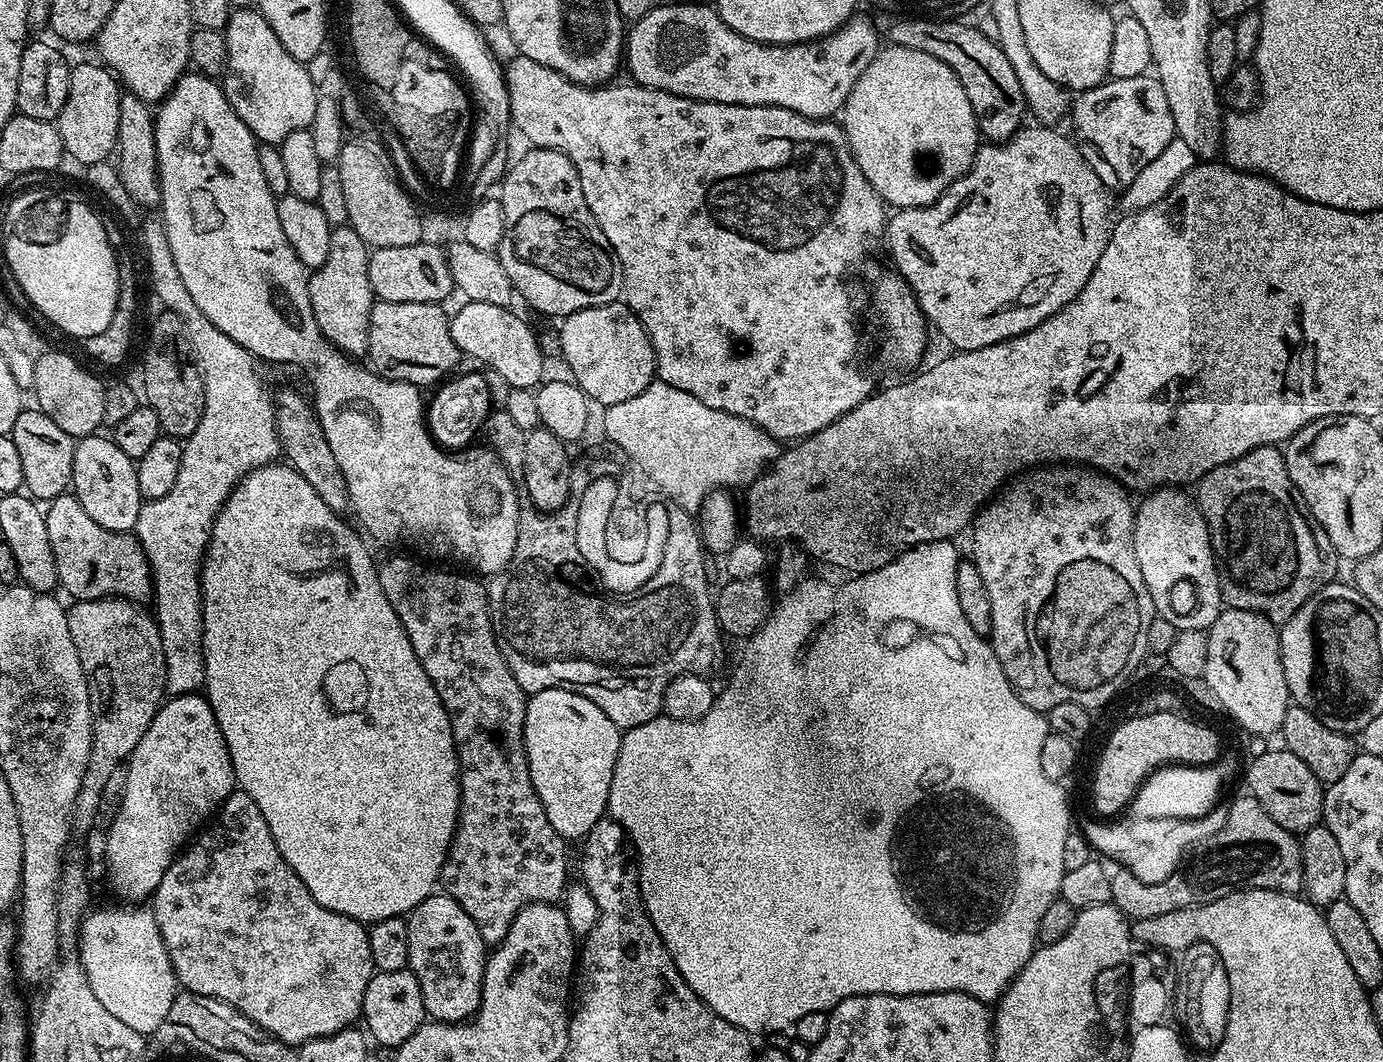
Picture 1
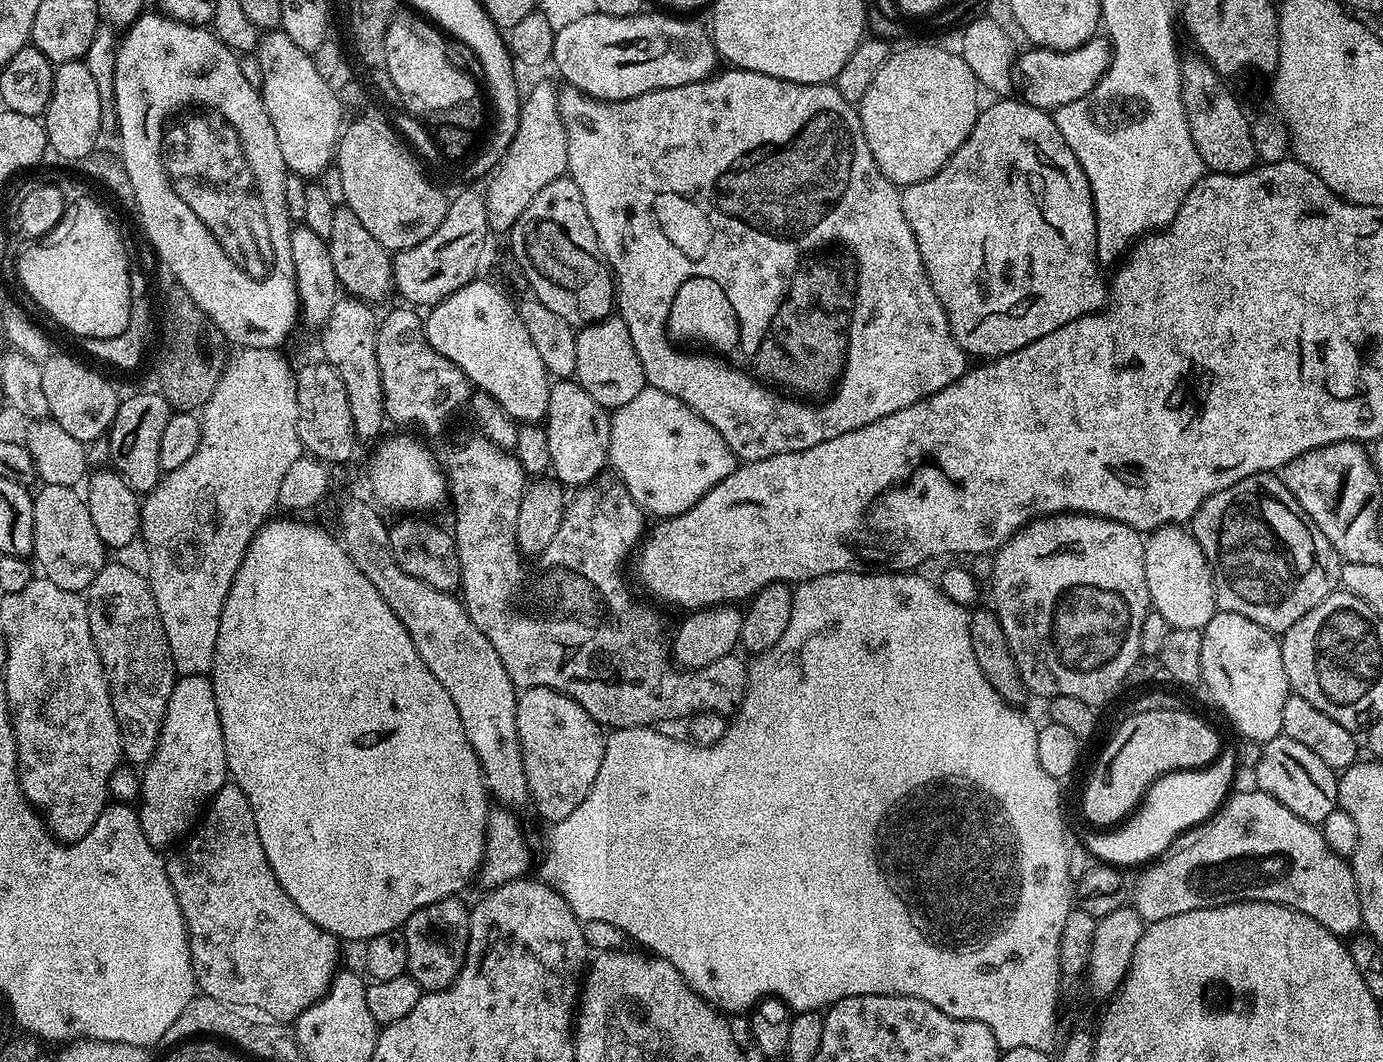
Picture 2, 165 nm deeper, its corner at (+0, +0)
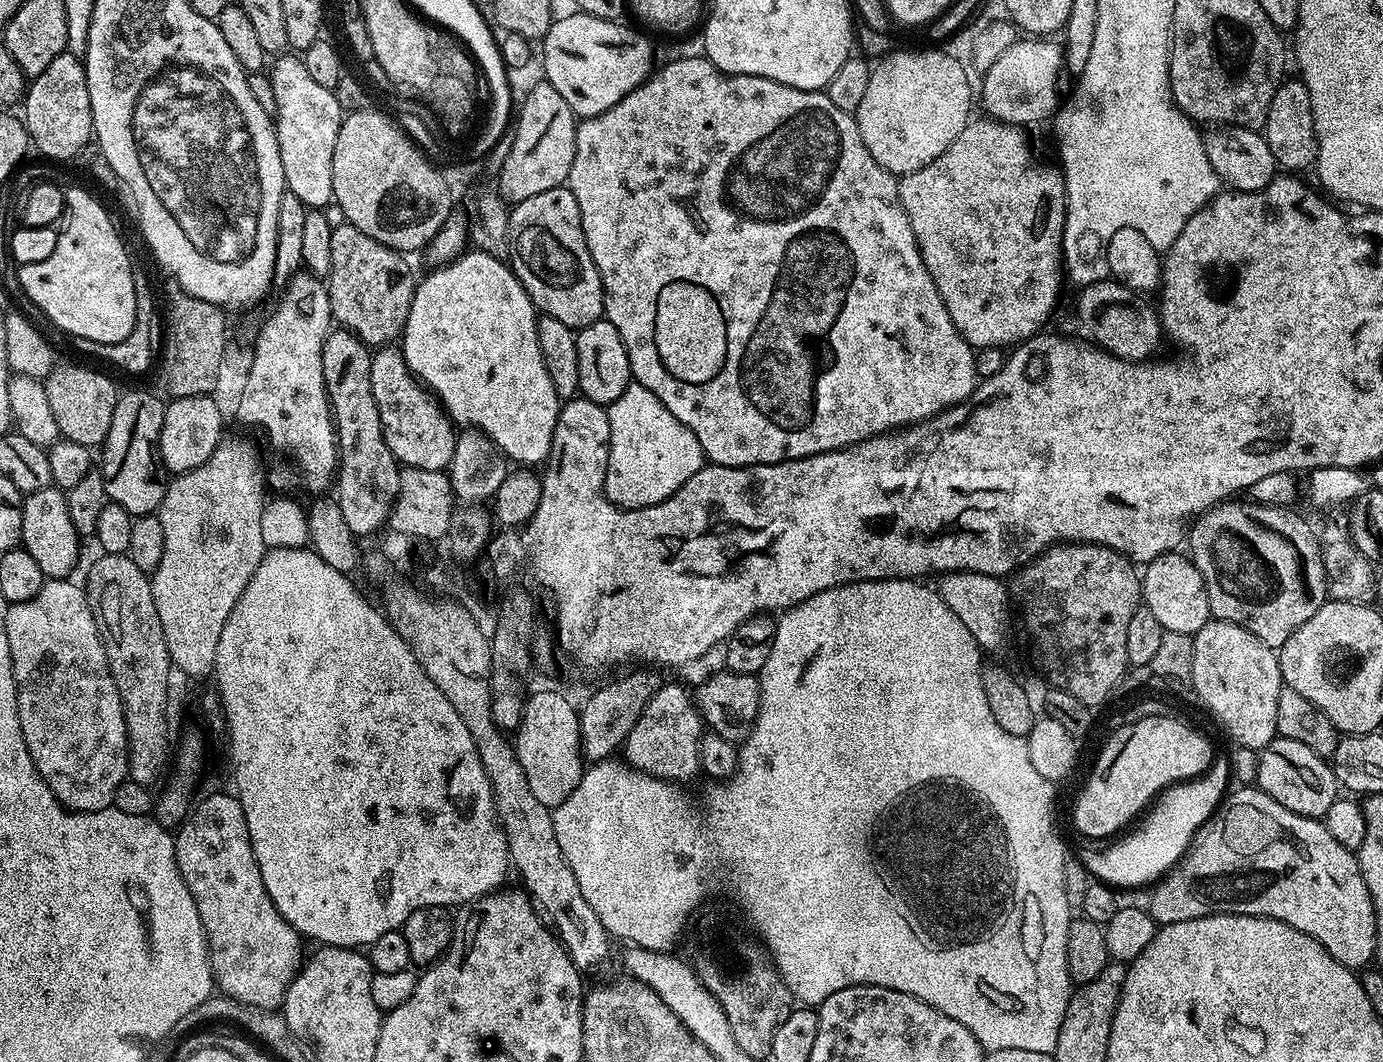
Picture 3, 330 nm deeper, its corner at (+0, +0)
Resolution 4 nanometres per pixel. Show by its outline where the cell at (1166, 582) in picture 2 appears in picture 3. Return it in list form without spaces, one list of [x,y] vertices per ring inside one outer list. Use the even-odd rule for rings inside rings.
[[[1173,550],[1146,565],[1142,572],[1142,600],[1166,632],[1192,636],[1210,619],[1208,586],[1191,559],[1180,554]]]

